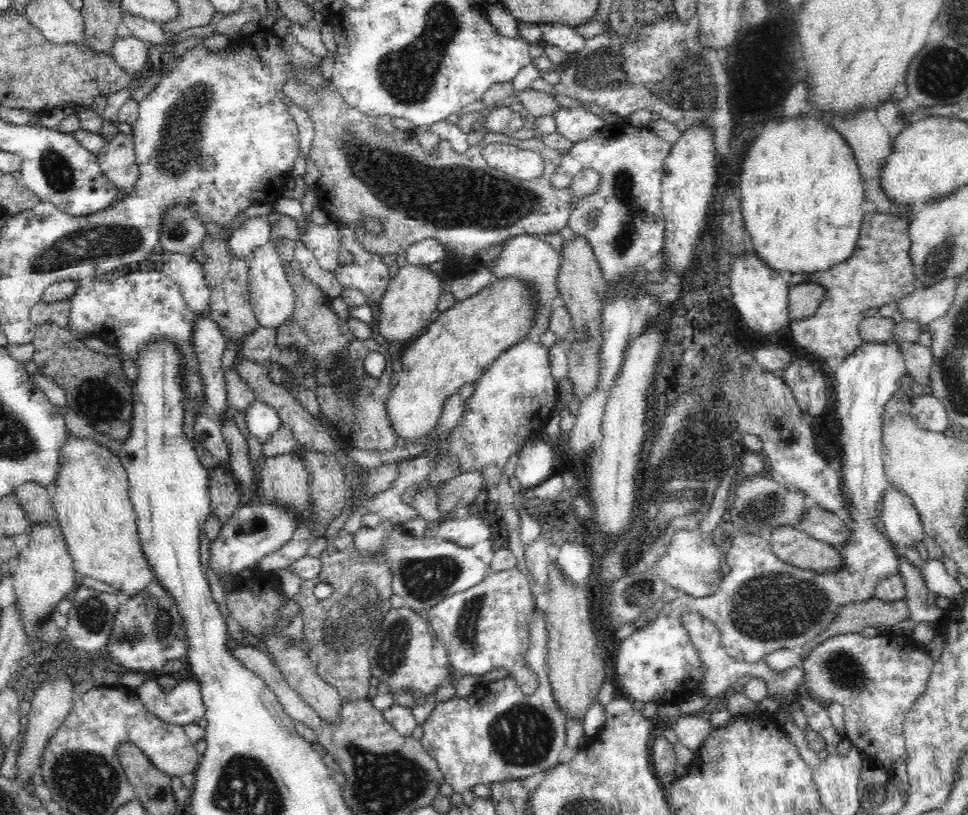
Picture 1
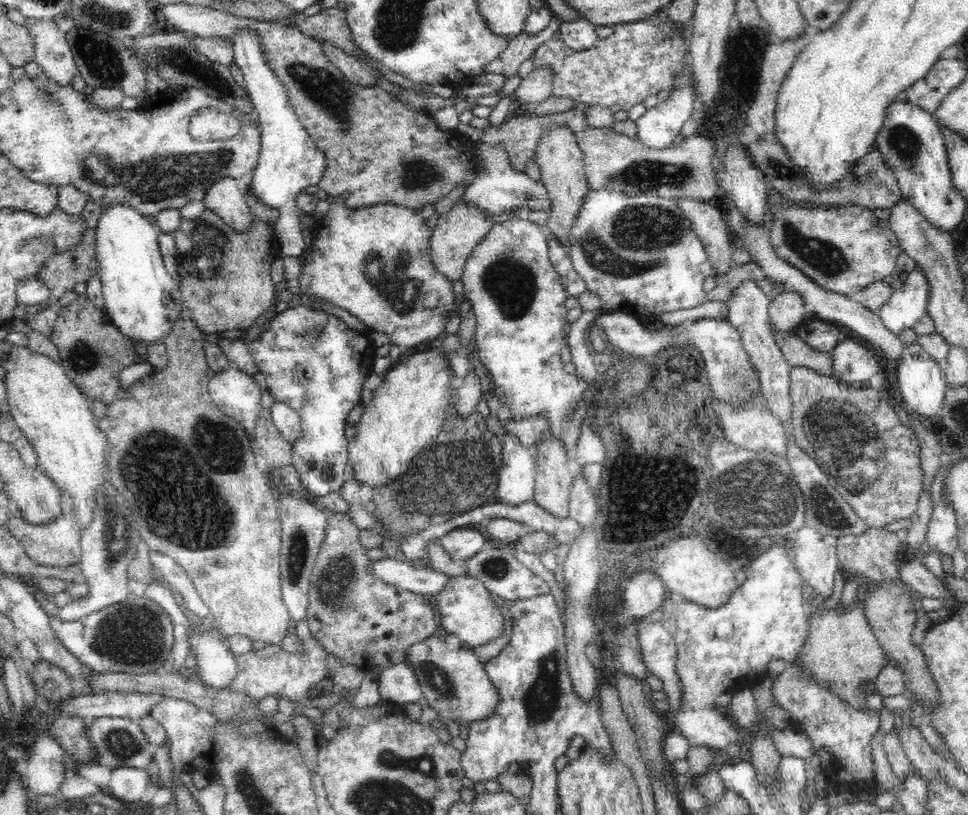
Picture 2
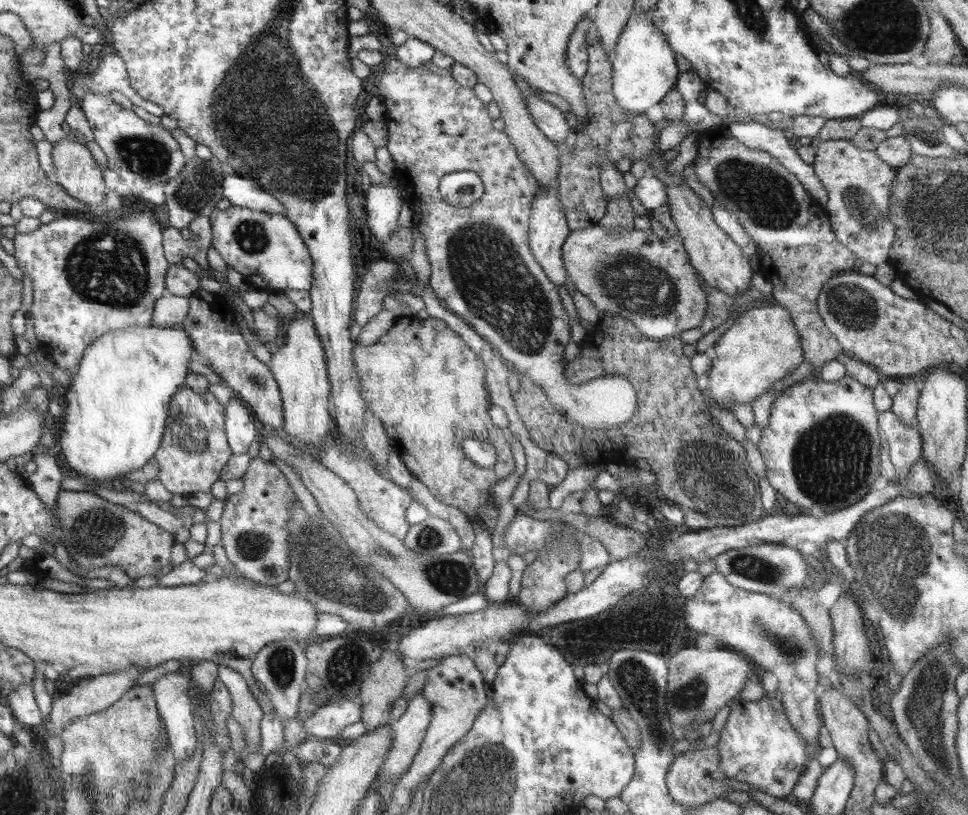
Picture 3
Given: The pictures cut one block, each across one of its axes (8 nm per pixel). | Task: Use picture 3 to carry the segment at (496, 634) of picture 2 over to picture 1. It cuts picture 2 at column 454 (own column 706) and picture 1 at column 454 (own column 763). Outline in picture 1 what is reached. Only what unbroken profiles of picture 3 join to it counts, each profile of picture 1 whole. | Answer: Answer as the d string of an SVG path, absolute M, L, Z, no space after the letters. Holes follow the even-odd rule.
M517 566L511 570L492 572L480 584L464 592L458 592L443 598L440 602L428 607L425 617L429 621L436 640L442 641L448 650L449 664L454 672L460 675L483 676L494 668L505 668L508 677L518 679L524 694L529 694L537 686L536 675L525 666L525 654L530 648L530 618L536 607L534 591L529 580L518 570Z

